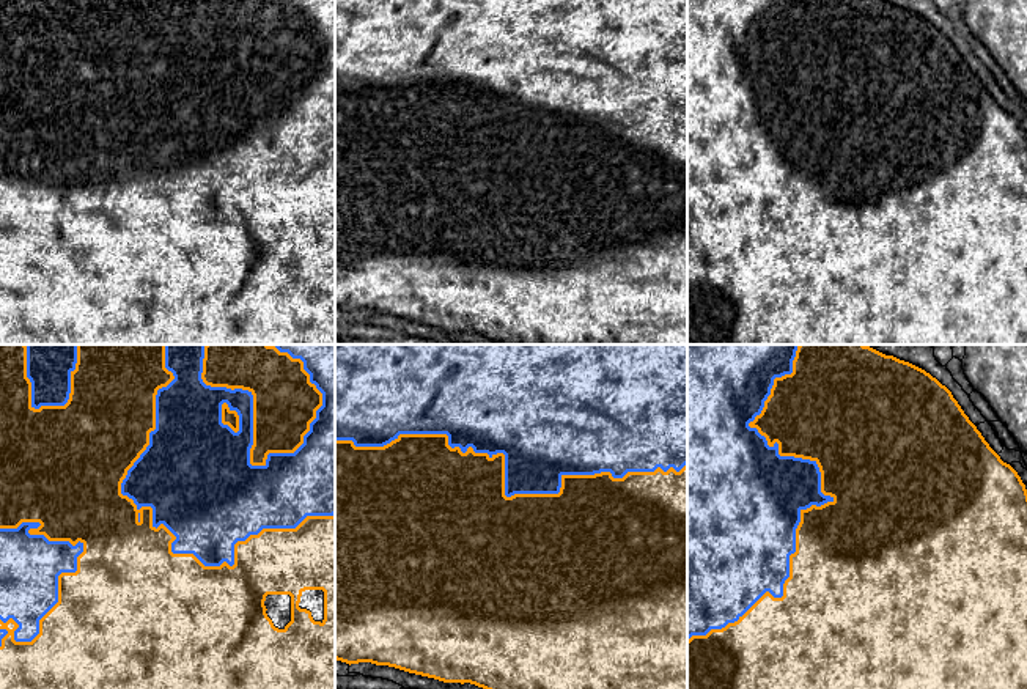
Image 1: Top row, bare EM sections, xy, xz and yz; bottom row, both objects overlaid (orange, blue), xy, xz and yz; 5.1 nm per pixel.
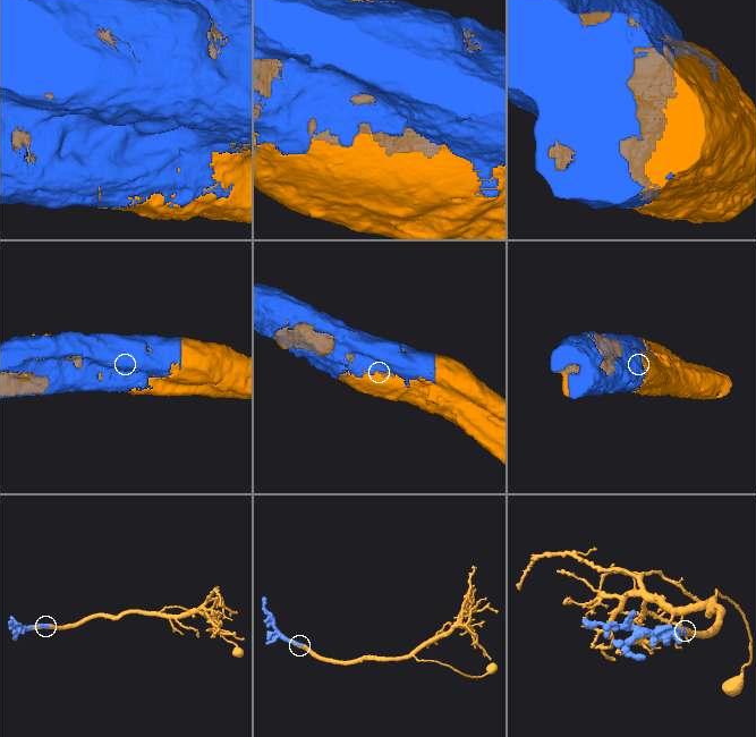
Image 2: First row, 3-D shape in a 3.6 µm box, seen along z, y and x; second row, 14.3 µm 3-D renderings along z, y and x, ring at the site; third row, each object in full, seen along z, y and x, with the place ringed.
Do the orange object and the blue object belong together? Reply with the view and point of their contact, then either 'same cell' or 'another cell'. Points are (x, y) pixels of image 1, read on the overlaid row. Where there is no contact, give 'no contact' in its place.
contact xy (161, 524); same cell

